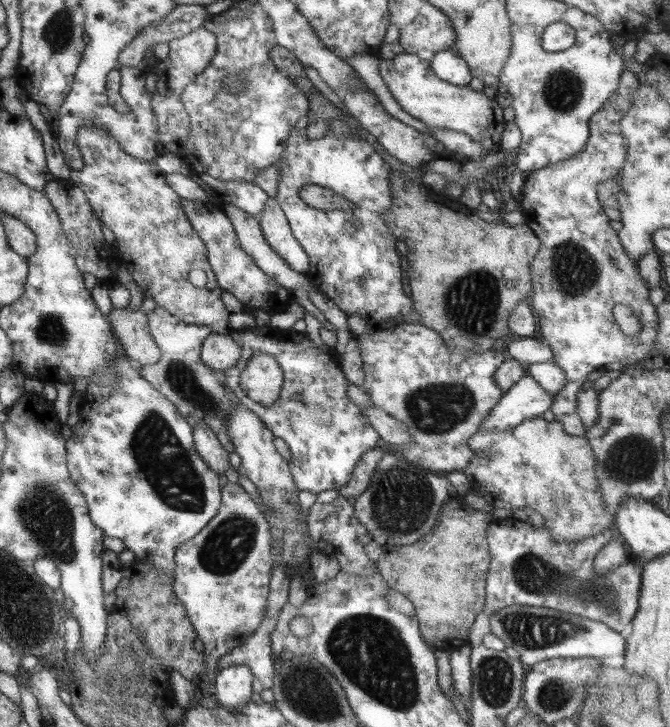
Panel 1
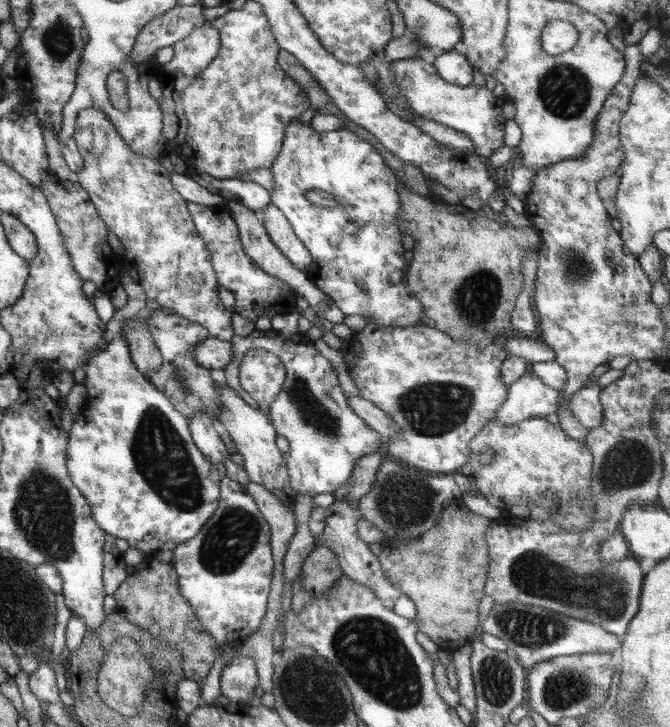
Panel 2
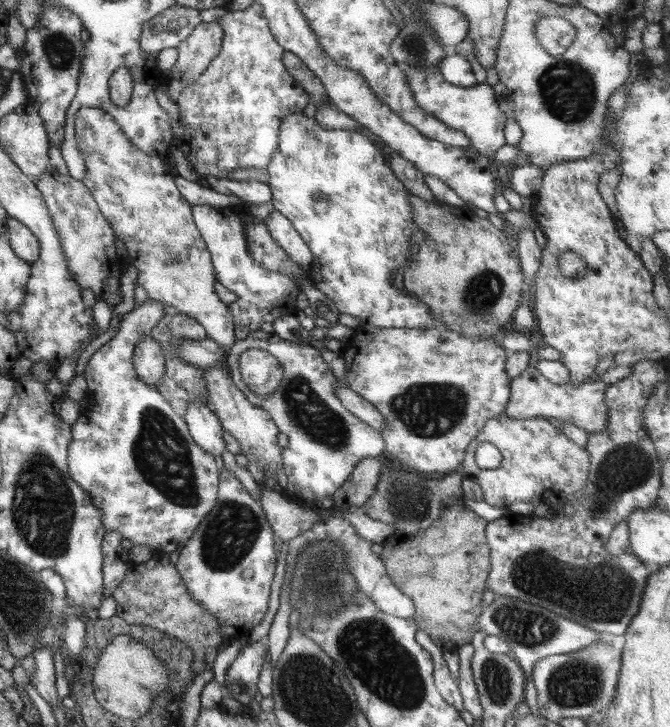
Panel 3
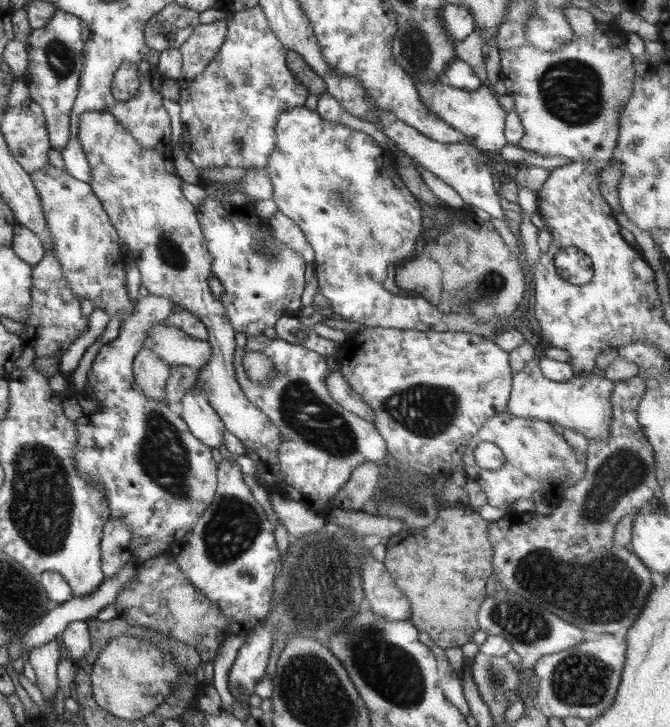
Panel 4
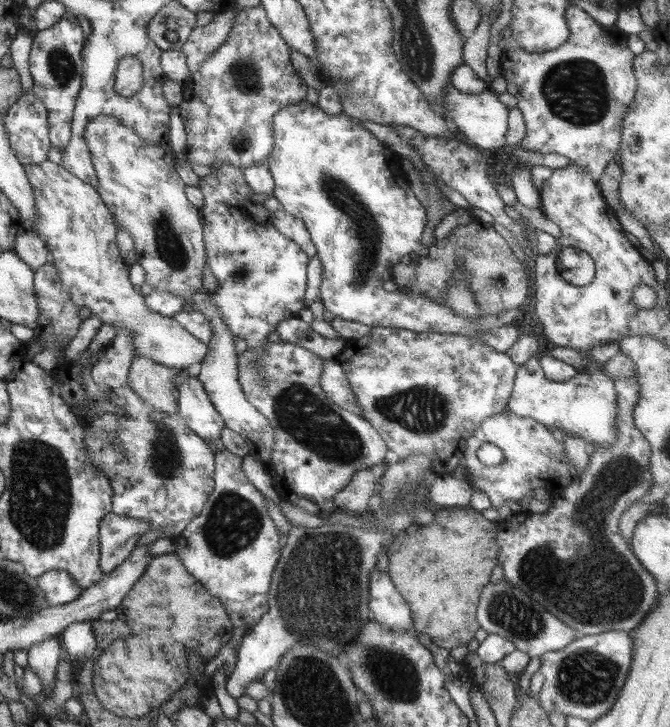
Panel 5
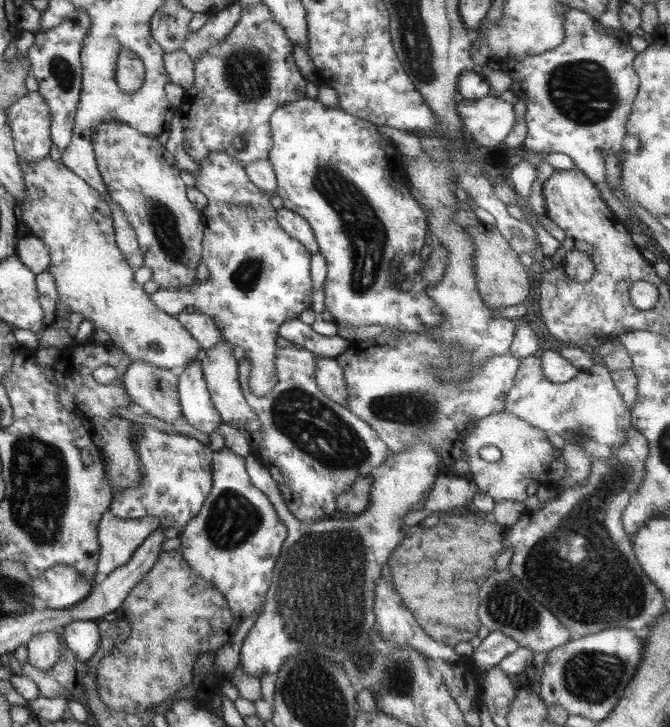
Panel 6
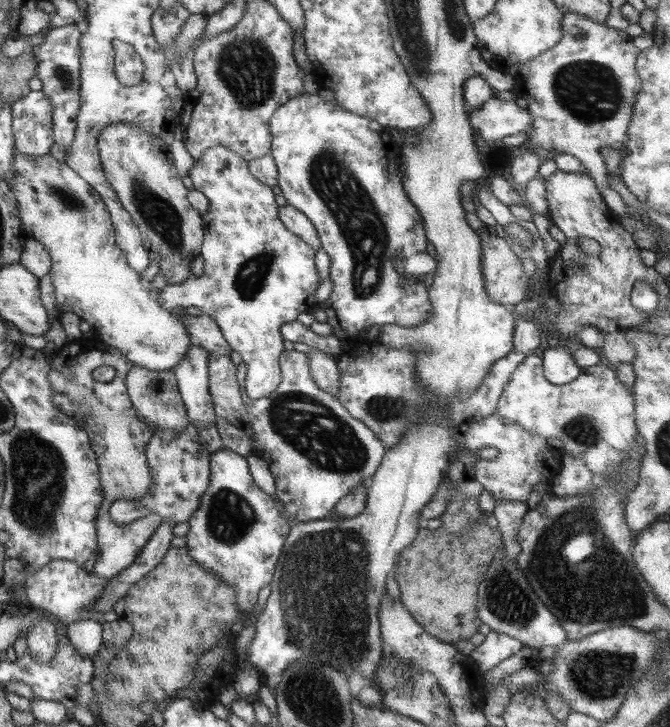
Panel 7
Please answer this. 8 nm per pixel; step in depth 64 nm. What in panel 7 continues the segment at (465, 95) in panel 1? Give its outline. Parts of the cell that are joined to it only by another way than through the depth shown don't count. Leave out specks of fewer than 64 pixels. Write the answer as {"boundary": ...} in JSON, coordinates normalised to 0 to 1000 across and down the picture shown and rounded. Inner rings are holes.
{"boundary":[[[742,132],[722,142],[713,153],[697,149],[697,157],[706,182],[730,198],[745,198],[757,187],[788,187],[796,179],[796,161],[787,149],[776,149],[770,139],[745,138]]]}

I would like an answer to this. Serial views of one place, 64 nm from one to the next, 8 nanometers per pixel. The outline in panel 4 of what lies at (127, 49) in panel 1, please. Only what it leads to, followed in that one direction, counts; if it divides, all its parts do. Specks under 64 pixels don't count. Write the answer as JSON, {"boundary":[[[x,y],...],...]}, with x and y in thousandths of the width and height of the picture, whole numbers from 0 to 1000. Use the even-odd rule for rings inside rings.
{"boundary":[[[257,3],[218,30],[215,56],[237,73],[249,66],[267,67],[297,33],[297,17]]]}

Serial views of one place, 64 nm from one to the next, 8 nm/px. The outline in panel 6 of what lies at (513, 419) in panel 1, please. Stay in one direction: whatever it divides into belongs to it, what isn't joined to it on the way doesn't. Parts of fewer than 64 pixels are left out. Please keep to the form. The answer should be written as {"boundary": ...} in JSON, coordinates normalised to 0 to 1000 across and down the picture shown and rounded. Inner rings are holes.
{"boundary":[[[788,490],[779,494],[772,505],[767,530],[761,532],[761,538],[755,543],[754,564],[773,575],[779,575],[782,580],[812,591],[818,598],[839,598],[846,611],[869,613],[869,619],[873,619],[875,624],[881,627],[882,635],[916,627],[922,613],[934,611],[934,591],[943,586],[942,558],[928,549],[928,541],[919,534],[912,512],[897,497],[891,497],[881,506],[866,509],[848,525],[830,527],[812,517],[803,490]]]}

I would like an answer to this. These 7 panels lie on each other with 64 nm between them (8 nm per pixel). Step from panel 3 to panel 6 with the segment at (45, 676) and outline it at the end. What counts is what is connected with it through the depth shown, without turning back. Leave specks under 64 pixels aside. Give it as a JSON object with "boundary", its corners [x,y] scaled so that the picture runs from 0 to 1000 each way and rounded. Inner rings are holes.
{"boundary":[[[78,867],[51,873],[51,879],[39,884],[42,912],[66,923],[78,920],[93,898],[94,883],[90,871],[88,867]]]}

